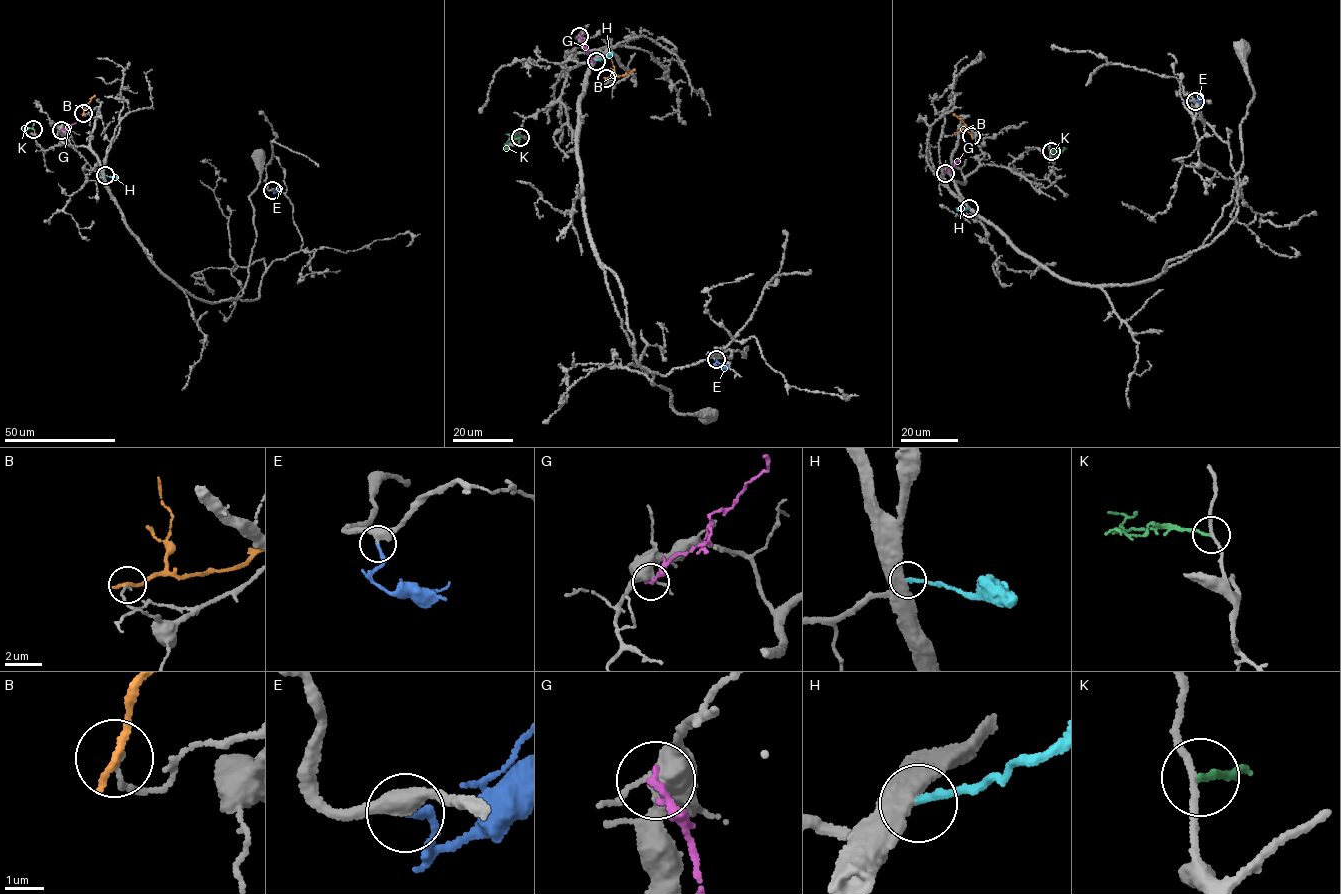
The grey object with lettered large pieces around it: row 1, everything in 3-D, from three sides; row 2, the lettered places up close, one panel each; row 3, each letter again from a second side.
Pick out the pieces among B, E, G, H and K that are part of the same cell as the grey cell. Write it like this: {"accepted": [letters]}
{"accepted": ["E"]}

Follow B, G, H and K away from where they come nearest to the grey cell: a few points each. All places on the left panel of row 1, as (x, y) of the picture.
B: (83, 113), (94, 95)
G: (62, 130), (76, 123)
H: (105, 175), (118, 178)
K: (33, 129), (21, 126)

